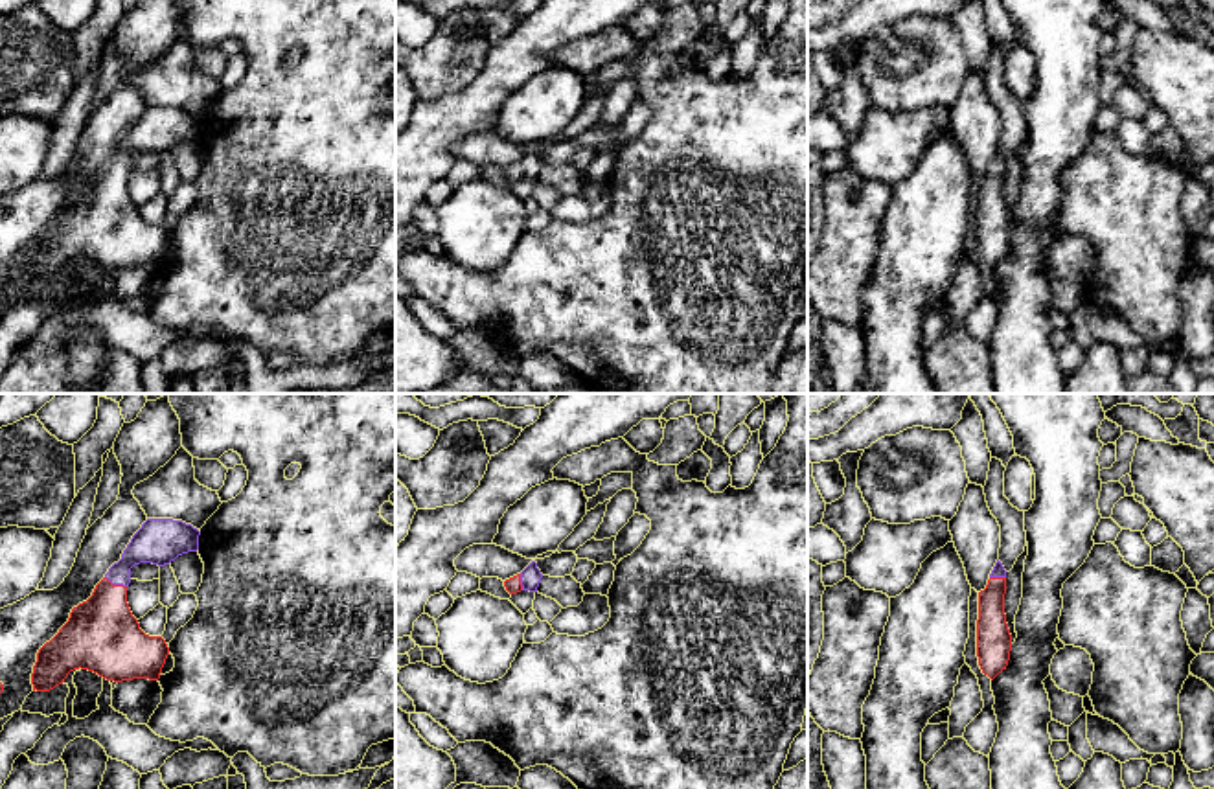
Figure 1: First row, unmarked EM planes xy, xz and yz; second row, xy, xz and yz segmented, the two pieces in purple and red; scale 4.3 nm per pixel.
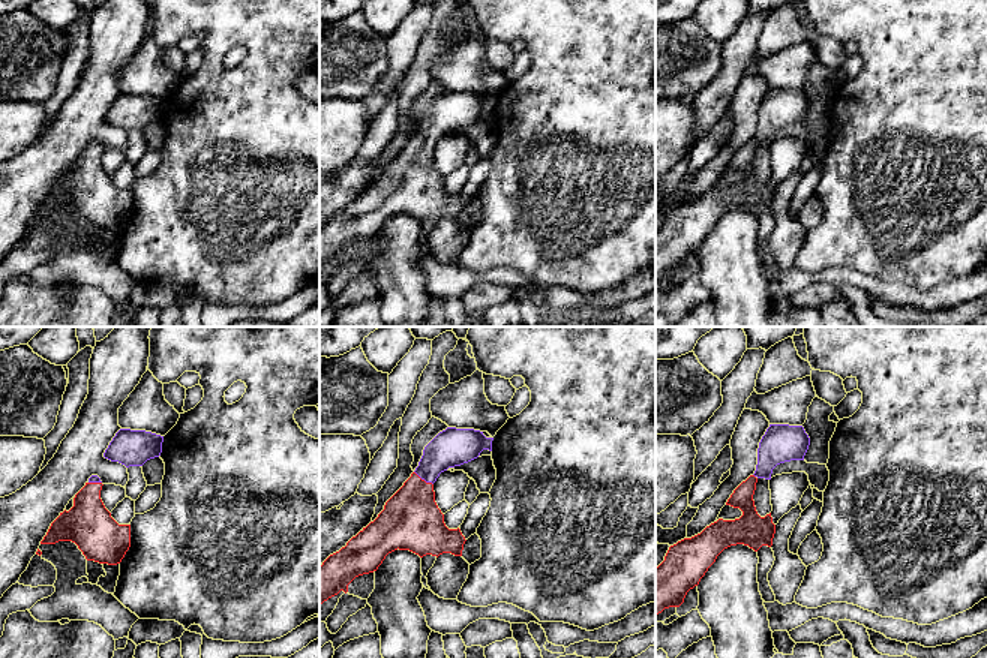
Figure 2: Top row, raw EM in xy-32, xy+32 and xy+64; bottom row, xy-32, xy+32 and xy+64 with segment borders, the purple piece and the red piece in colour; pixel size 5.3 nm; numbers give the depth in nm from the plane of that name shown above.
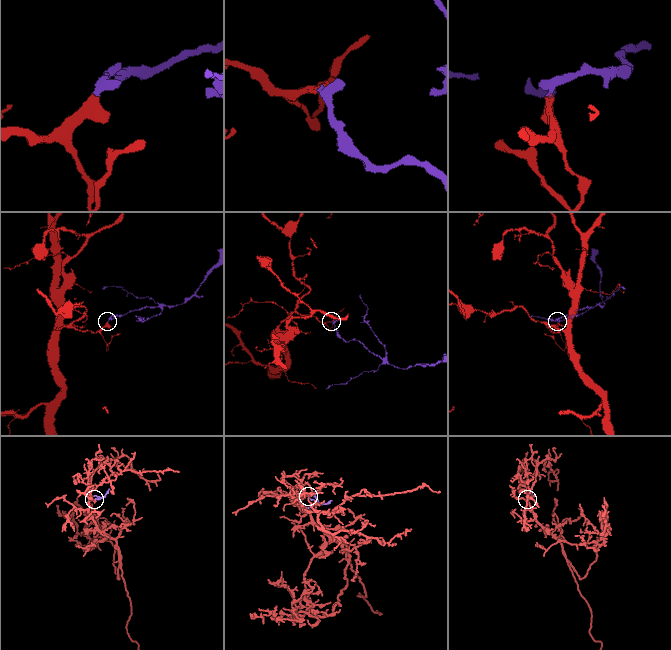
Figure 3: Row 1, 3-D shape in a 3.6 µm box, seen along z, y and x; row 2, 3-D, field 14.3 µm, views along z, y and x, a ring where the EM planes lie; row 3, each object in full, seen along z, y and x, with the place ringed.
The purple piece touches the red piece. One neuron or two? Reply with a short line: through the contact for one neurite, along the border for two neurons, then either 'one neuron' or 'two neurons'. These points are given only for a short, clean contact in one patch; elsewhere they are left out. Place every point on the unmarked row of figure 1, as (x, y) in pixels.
line xy (157, 131), (144, 135), (116, 171), (109, 184), (102, 223); one neuron

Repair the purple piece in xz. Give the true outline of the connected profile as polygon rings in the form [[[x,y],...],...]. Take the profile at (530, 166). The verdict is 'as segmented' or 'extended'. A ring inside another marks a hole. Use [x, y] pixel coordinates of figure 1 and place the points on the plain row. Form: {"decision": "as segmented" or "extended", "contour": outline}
{"decision": "extended", "contour": [[[532,149],[521,162],[510,166],[504,169],[504,175],[510,182],[517,182],[521,178],[537,180],[537,175],[541,171],[541,158],[537,156],[537,151]]]}

